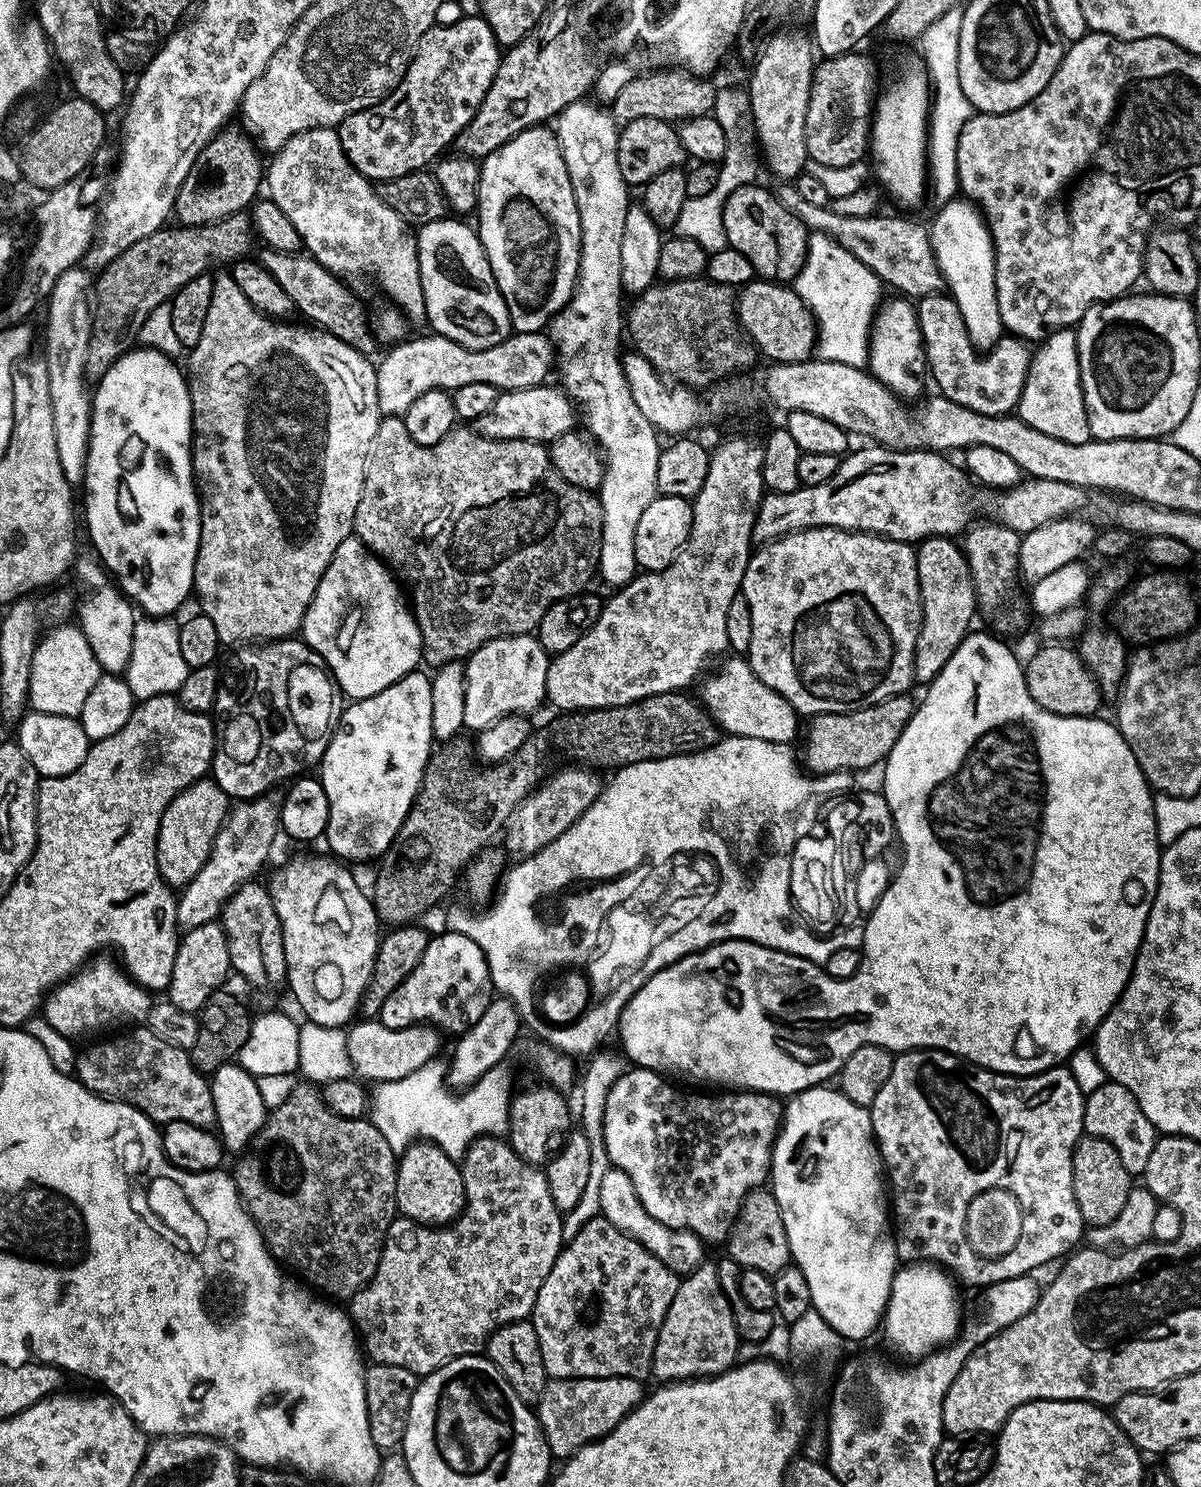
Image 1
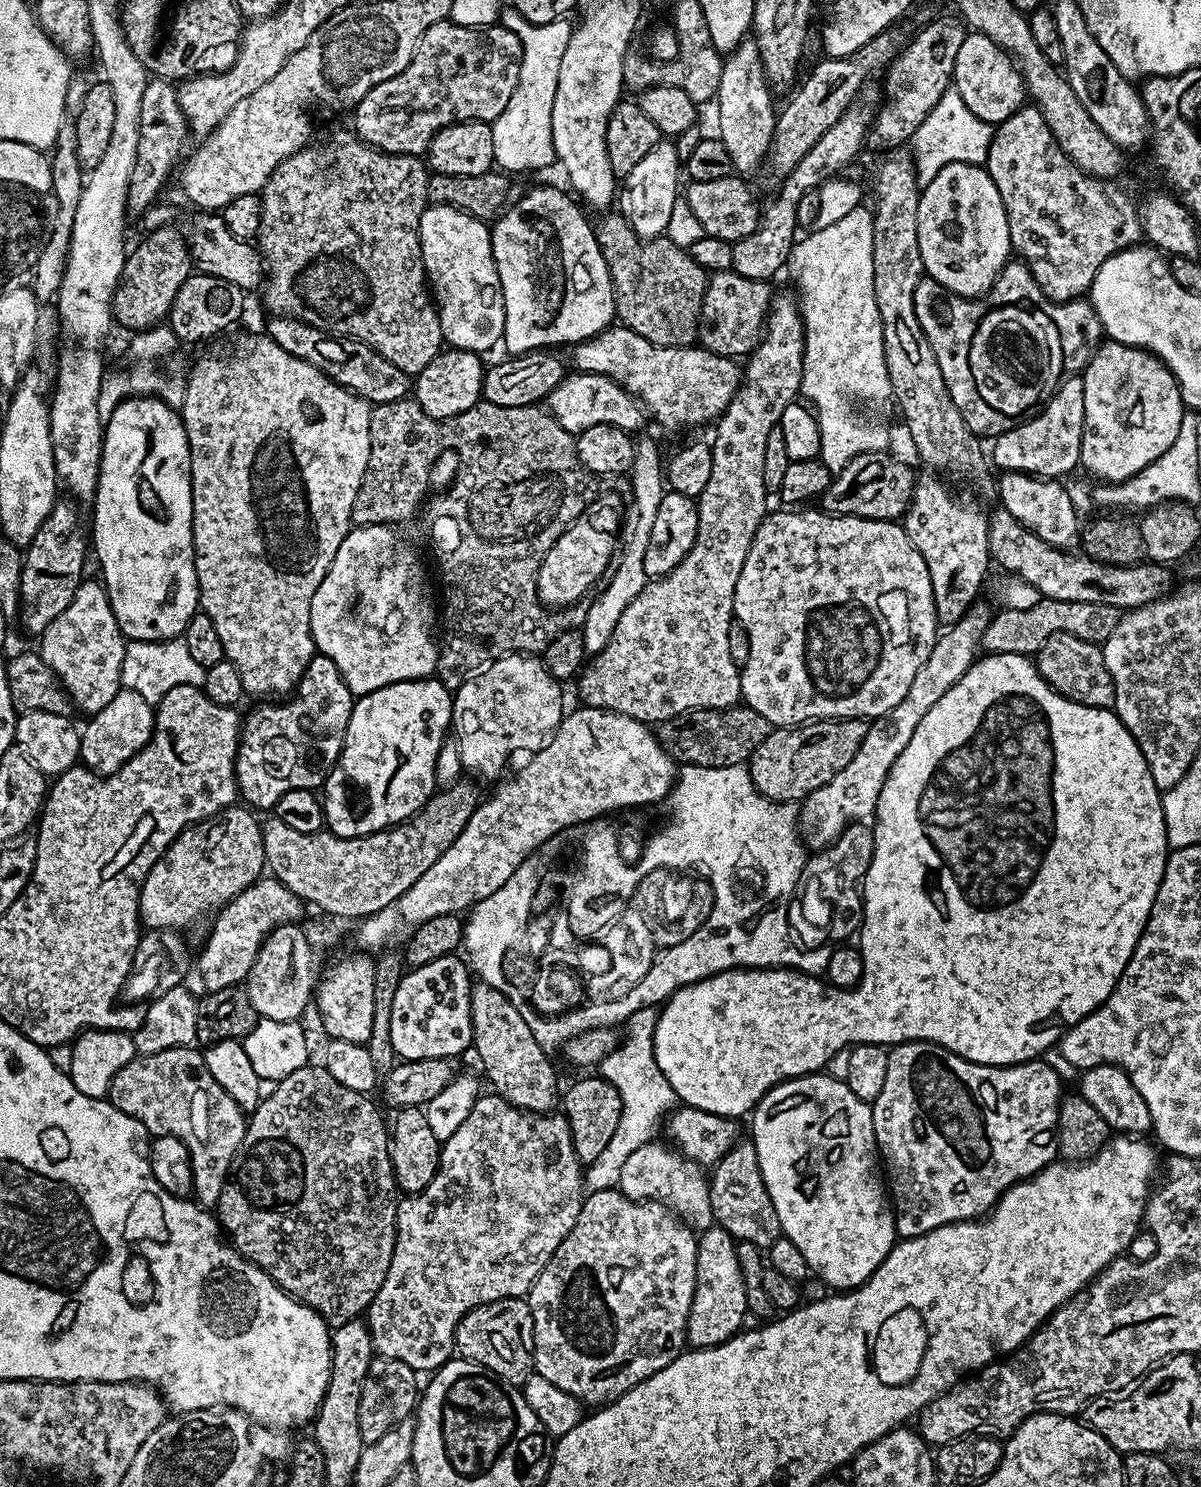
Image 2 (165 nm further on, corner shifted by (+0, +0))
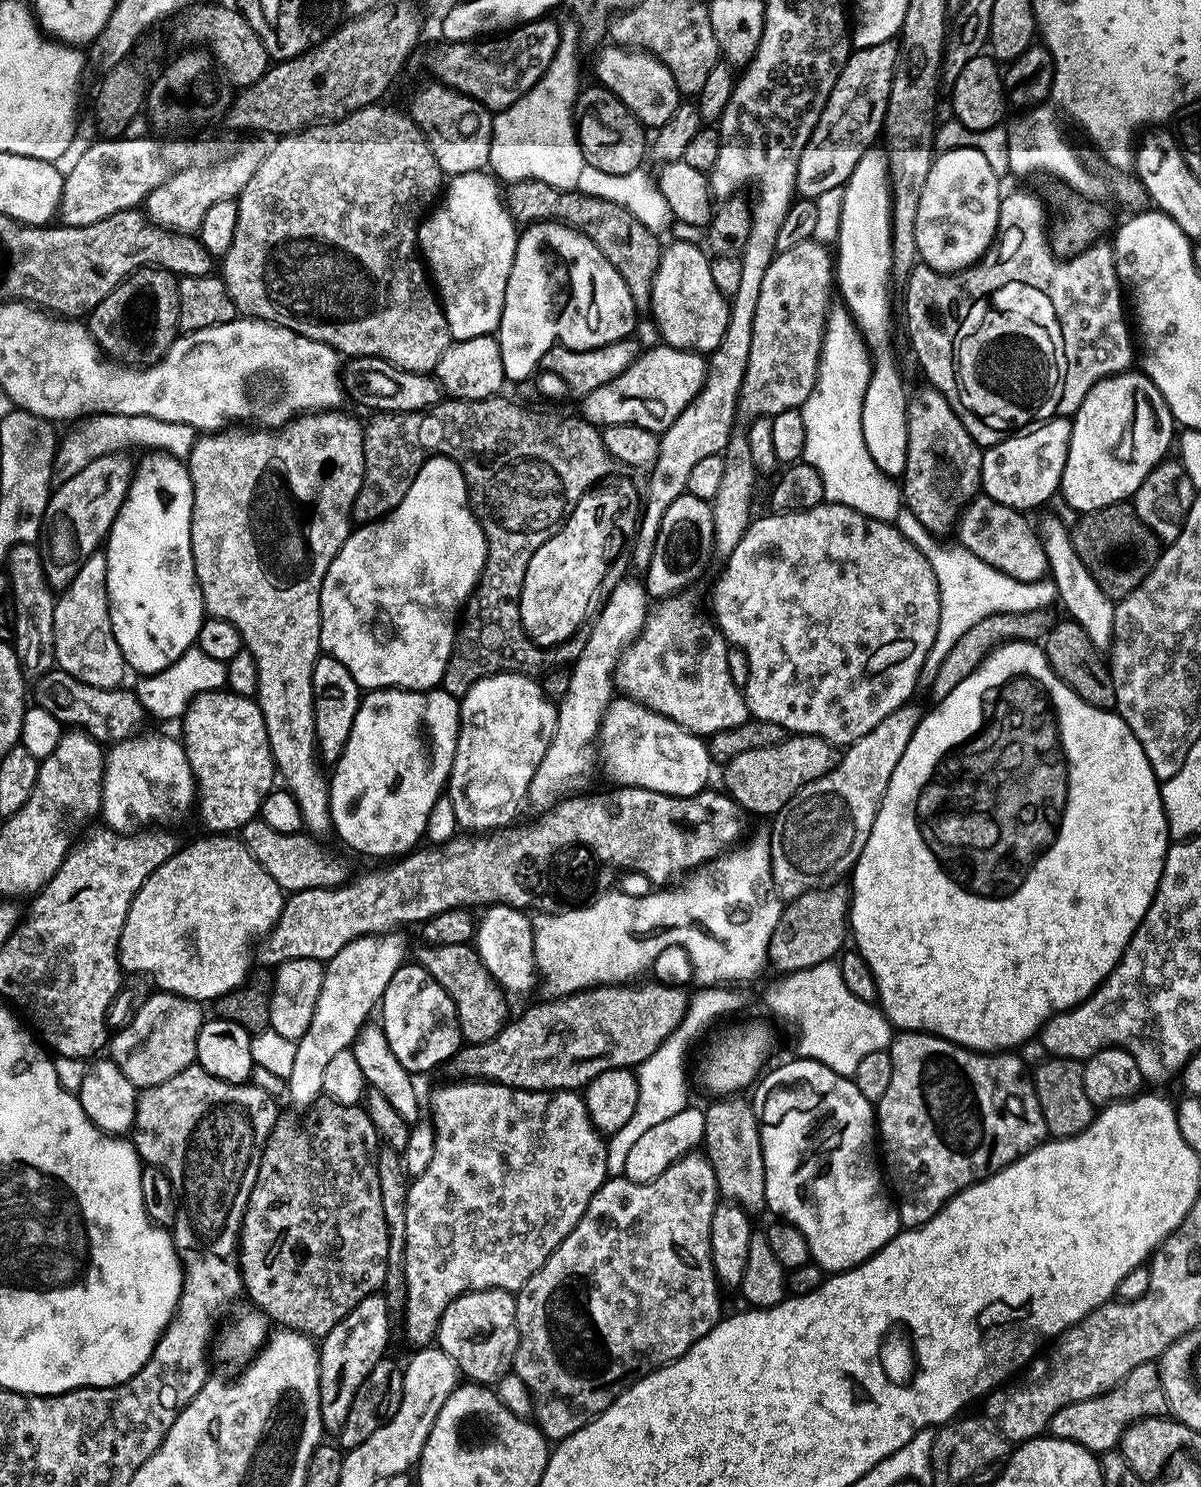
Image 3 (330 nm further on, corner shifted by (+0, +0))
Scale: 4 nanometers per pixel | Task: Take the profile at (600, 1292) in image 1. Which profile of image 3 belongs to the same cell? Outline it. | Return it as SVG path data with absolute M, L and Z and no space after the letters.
M693 1150L688 1155L683 1156L681 1160L676 1160L666 1170L662 1170L662 1174L656 1180L649 1180L647 1184L639 1184L627 1178L608 1178L605 1179L604 1185L597 1190L594 1198L590 1198L590 1206L586 1206L586 1210L582 1214L582 1218L574 1226L574 1230L570 1230L570 1234L563 1240L563 1242L555 1248L550 1254L550 1258L544 1265L542 1265L536 1273L525 1282L521 1288L515 1293L516 1297L516 1325L520 1331L520 1344L516 1347L516 1359L514 1361L515 1375L520 1375L520 1380L541 1400L544 1405L540 1408L540 1420L538 1419L538 1427L549 1441L559 1442L566 1439L570 1434L577 1432L582 1426L587 1424L595 1418L600 1416L603 1412L613 1404L618 1397L620 1397L630 1385L648 1375L649 1372L663 1368L665 1364L669 1364L671 1360L677 1360L682 1354L686 1354L686 1350L690 1350L690 1346L694 1346L696 1340L701 1340L710 1329L717 1324L721 1319L720 1300L716 1297L716 1288L718 1289L718 1281L716 1272L712 1269L712 1251L710 1250L710 1222L714 1218L714 1210L718 1203L718 1193L716 1190L716 1179L714 1178L714 1170L710 1166L707 1155L701 1154L699 1151Z

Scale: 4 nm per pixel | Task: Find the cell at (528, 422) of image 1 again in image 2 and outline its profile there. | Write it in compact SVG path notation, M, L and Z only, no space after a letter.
M589 372L565 375L564 380L552 391L546 401L547 411L567 432L579 434L590 426L609 424L636 434L646 421L646 412L625 388L610 378L595 376Z

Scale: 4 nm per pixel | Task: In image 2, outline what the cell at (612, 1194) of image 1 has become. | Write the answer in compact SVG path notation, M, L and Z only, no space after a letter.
M649 1142L642 1145L622 1165L622 1178L618 1190L626 1198L641 1202L659 1202L671 1208L689 1228L702 1233L713 1227L712 1207L708 1193L709 1181L695 1163L681 1156L667 1143Z

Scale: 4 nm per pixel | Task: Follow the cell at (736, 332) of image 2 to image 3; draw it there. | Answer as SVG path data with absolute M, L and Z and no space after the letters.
M676 240L661 251L660 266L652 279L650 313L656 318L667 347L711 354L730 330L729 297L714 284L709 257L704 257L700 247L699 243L687 244L684 240Z

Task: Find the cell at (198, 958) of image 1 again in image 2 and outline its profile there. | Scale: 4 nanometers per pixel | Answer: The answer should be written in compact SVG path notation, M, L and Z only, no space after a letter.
M264 874L219 909L211 921L212 933L200 952L200 980L205 984L205 989L217 992L243 985L264 937L278 925L284 924L284 916L288 916L288 904L292 904L292 916L296 920L296 903L299 900L300 897L294 895L282 881L271 874Z

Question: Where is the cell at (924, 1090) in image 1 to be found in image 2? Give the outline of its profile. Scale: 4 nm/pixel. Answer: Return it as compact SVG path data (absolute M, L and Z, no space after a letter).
M909 1040L906 1044L897 1044L889 1051L886 1066L886 1083L882 1085L882 1094L871 1101L872 1121L876 1135L876 1147L882 1157L883 1167L886 1169L886 1180L890 1185L890 1196L894 1201L894 1215L896 1218L897 1237L907 1238L921 1236L930 1230L938 1230L938 1226L959 1224L961 1220L975 1220L992 1211L997 1200L1022 1180L1028 1180L1037 1172L1047 1168L1057 1159L1056 1151L1056 1123L1058 1110L1062 1099L1062 1081L1043 1059L1028 1060L1025 1064L1009 1064L997 1066L994 1064L975 1064L950 1050L937 1044L930 1044L927 1040Z

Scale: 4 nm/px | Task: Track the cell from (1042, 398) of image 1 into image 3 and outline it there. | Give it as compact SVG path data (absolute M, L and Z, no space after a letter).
M1060 419L1037 423L1031 430L1021 430L1014 436L1006 436L993 448L983 449L980 467L983 495L1021 510L1029 510L1057 495L1072 437L1072 420Z

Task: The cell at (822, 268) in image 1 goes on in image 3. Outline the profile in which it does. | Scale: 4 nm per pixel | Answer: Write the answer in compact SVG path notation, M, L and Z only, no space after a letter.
M816 388L799 409L806 422L806 446L803 463L814 466L822 474L827 503L841 504L875 520L895 521L902 507L902 492L897 481L885 476L870 458L863 434L864 400L860 396L832 396L828 390Z

